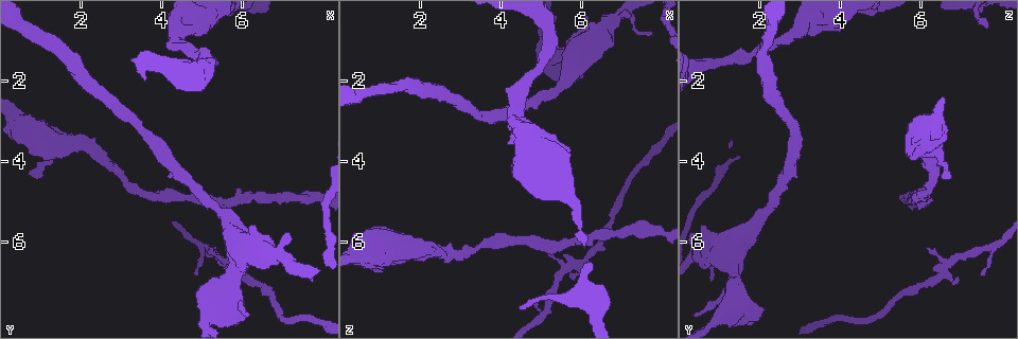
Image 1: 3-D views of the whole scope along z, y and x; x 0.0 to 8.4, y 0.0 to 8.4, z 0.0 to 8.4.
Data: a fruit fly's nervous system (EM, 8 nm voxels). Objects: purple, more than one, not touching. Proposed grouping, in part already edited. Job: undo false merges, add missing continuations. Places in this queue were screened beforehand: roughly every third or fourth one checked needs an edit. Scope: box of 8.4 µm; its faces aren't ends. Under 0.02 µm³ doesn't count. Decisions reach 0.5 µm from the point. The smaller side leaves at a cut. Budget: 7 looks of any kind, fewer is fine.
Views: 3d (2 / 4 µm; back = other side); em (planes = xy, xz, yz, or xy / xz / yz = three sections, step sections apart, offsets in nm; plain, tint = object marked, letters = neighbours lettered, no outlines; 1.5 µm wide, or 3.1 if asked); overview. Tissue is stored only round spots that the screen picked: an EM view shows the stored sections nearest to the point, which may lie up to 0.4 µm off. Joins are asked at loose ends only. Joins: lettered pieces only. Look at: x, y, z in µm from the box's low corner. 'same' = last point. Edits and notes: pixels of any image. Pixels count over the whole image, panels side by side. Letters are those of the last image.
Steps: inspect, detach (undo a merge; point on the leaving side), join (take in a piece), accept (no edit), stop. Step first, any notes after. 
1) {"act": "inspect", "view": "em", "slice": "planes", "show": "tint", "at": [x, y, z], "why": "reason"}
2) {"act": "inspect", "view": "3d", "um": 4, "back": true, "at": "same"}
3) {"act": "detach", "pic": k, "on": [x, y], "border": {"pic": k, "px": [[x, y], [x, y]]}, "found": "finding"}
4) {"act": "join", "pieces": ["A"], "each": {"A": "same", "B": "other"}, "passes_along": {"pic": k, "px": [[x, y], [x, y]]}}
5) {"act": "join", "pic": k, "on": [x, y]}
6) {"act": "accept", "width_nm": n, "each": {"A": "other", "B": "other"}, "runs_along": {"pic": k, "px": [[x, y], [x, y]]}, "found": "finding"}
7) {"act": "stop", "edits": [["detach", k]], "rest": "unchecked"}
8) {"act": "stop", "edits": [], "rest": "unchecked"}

{"act": "inspect", "view": "em", "slice": "planes", "show": "tint", "at": [4.40, 0.55, 3.00], "why": "thick turns thin"}

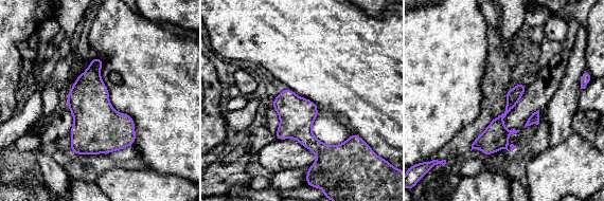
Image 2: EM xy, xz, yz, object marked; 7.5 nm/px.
{"act": "inspect", "view": "em", "slice": "planes", "show": "letters", "at": "same", "why": "what lies round it"}

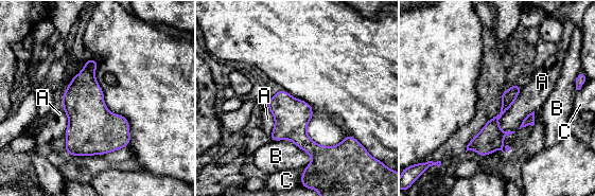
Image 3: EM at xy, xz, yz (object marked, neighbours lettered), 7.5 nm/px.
{"act": "accept", "each": {"A": "other", "B": "other", "C": "other"}, "border": {"pic": 3, "px": [[266, 105], [274, 118], [270, 137]]}, "found": "one neuron here"}

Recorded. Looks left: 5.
{"act": "inspect", "view": "3d", "um": 2, "at": [4.50, 0.65, 7.70], "why": "tapers out"}

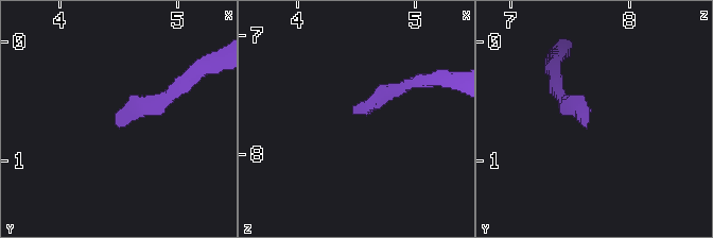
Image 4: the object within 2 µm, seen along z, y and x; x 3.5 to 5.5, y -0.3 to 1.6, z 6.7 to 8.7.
{"act": "inspect", "view": "em", "slice": "planes", "show": "letters", "at": [4.50, 0.70, 7.64]}

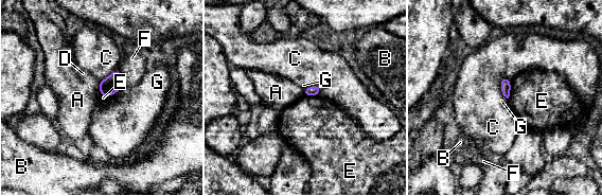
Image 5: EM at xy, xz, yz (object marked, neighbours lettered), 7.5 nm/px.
{"act": "accept", "each": {"A": "other", "B": "other", "C": "other", "D": "other", "E": "other", "F": "other", "G": "other"}, "found": "none of them fits"}

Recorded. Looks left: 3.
{"act": "inspect", "view": "3d", "um": 4, "at": [5.30, 6.20, 6.15], "why": "free end"}

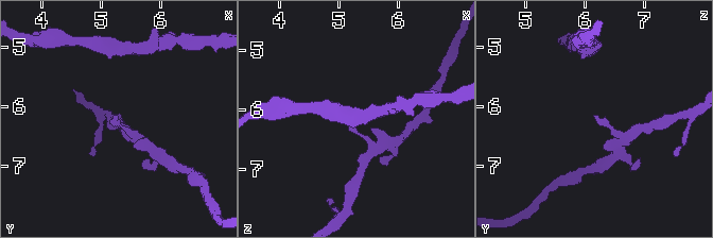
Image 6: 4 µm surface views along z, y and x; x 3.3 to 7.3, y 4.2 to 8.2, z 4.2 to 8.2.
{"act": "inspect", "view": "em", "slice": "xy", "step": 8, "show": "tint", "at": [5.30, 6.20, 6.15]}

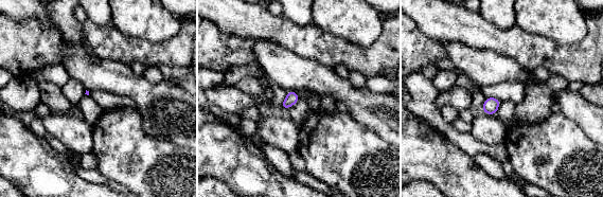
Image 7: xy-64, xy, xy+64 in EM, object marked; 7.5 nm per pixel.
{"act": "inspect", "view": "em", "slice": "planes", "show": "letters", "at": "same"}

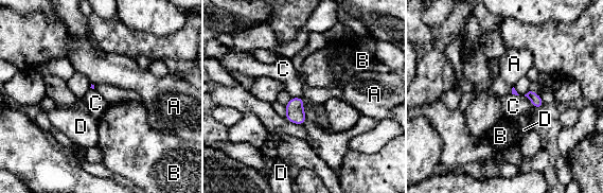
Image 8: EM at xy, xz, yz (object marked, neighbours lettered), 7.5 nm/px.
{"act": "accept", "each": {"A": "other", "B": "other", "C": "other", "D": "other"}, "border": {"pic": 8, "px": [[291, 97], [300, 97], [304, 104]]}, "found": "no lettered piece goes on from it"}

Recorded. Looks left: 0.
{"act": "stop", "edits": [], "rest": "unchecked"}

